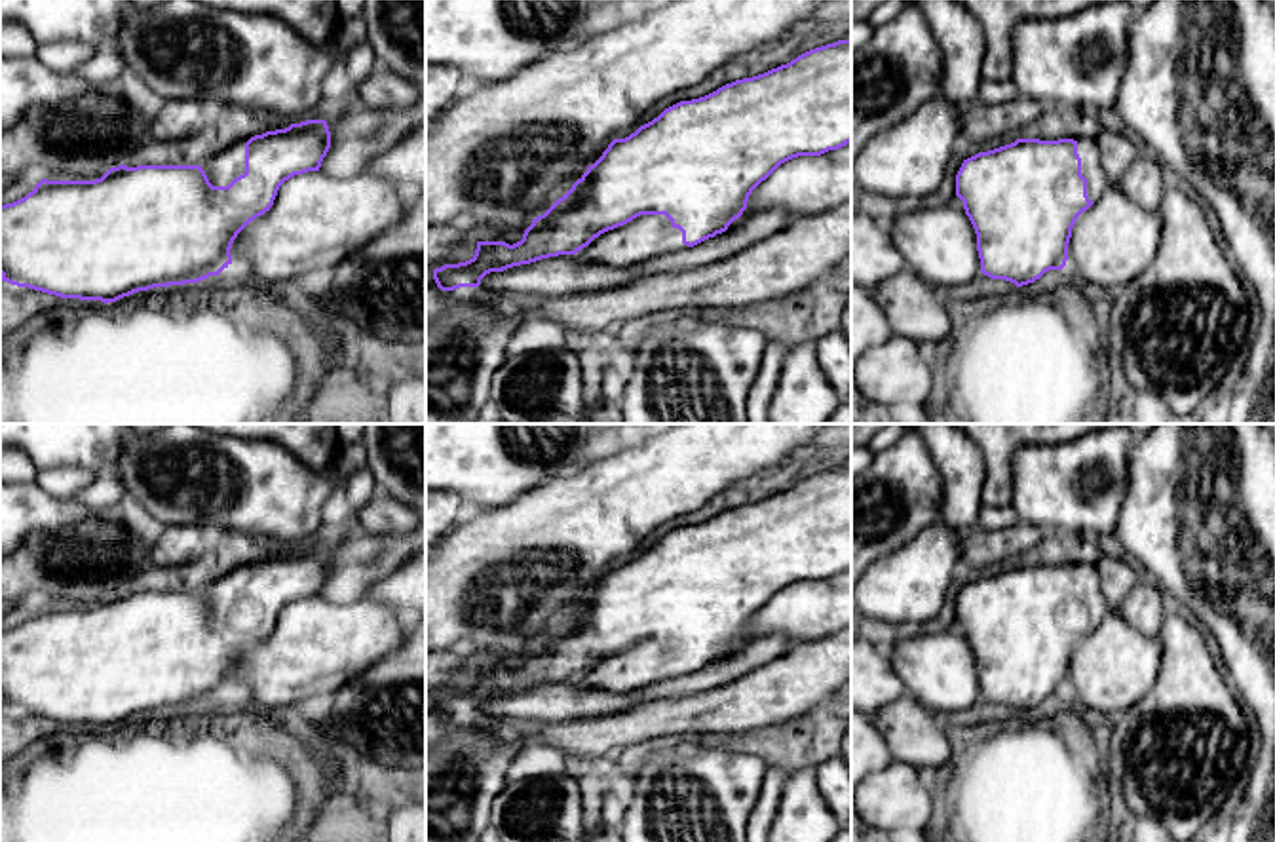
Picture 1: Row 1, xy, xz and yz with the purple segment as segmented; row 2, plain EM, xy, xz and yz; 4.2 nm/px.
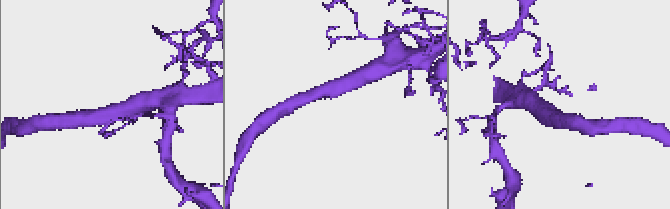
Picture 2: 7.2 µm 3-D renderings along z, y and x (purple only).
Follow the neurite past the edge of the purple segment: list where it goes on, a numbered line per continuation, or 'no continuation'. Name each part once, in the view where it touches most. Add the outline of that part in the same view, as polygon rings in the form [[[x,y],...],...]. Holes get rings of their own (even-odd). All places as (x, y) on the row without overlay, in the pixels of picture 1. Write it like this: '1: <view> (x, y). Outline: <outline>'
1: xz (647, 662). Outline: [[[640,641],[595,663],[576,679],[576,684],[627,694],[678,675],[688,675],[688,671],[682,669],[682,658],[673,654],[665,641]]]

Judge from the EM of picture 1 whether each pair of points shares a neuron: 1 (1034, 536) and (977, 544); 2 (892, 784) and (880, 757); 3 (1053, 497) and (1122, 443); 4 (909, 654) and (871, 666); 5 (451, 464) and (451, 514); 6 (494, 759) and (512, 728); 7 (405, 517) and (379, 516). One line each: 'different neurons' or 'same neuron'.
1: same neuron
2: different neurons
3: same neuron
4: different neurons
5: different neurons
6: different neurons
7: same neuron

